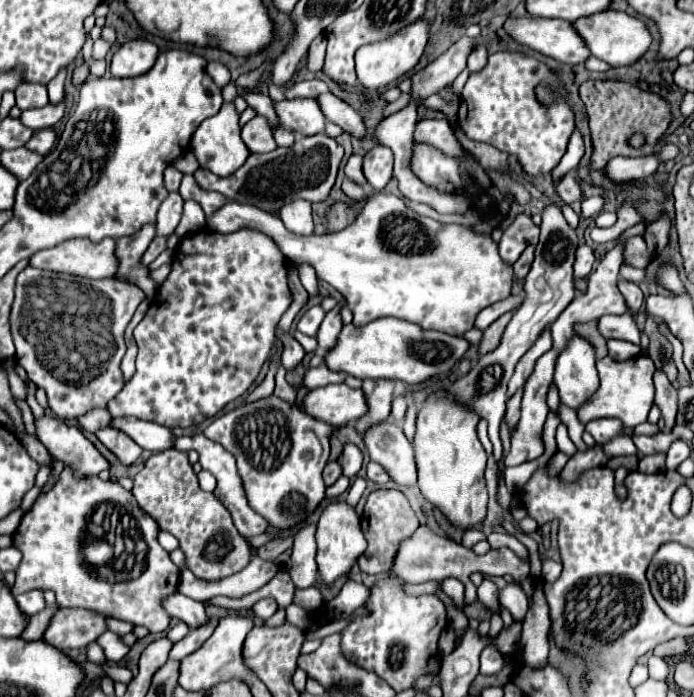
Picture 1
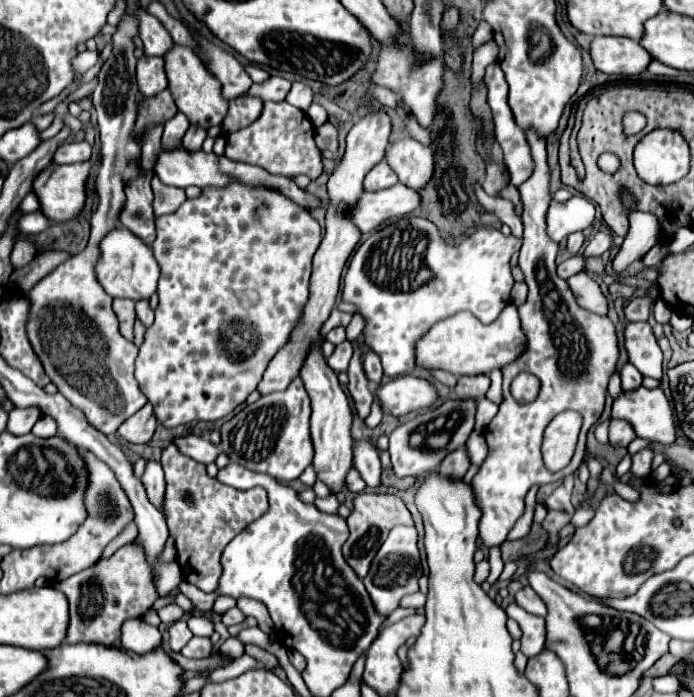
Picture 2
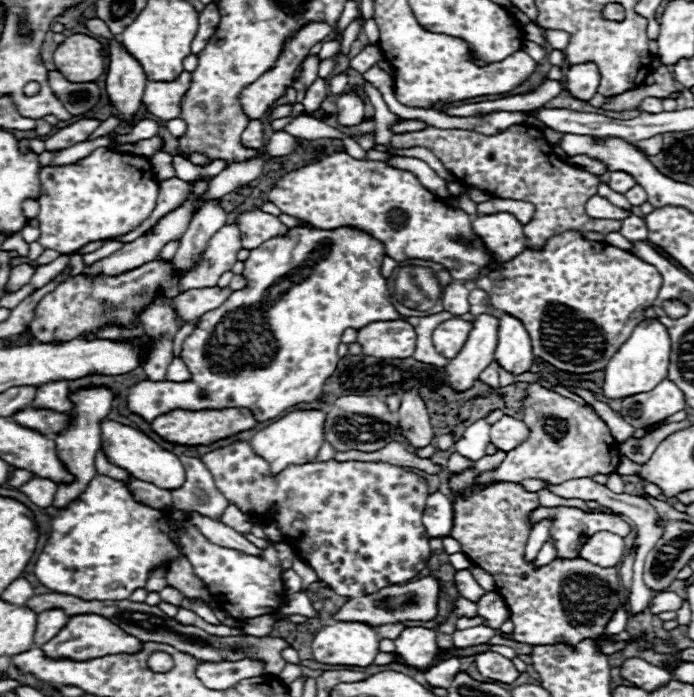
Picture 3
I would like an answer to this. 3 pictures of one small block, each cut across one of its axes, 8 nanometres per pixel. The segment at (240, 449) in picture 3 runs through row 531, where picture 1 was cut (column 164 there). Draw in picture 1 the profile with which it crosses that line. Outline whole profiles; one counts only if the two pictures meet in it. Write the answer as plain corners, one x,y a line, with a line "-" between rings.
202,228
186,234
174,250
168,278
158,286
150,310
134,330
138,344
136,372
108,404
108,412
114,418
136,416
168,428
188,428
216,416
254,384
262,364
270,358
276,342
276,326
290,304
288,260
268,234
250,228
230,234

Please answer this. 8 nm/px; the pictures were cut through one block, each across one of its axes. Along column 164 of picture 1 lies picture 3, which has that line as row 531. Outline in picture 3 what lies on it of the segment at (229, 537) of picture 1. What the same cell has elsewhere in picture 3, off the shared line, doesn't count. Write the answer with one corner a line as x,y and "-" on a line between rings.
496,450
492,456
484,456
478,462
474,462
474,468
454,472
450,478
450,490
454,494
454,524
450,530
450,536
462,544
462,552
472,560
474,566
484,568
488,574
492,574
496,582
496,592
504,598
512,622
514,632
502,634
502,638
526,642
532,646
544,646
544,644
576,644
584,638
598,638
604,632
604,626
612,618
614,610
618,608
622,600
622,588
616,568
602,568
594,566
592,562
586,562
584,558
554,558
550,564
536,568
534,562
524,560
524,548
528,542
528,534
532,530
530,526
530,514
540,506
538,494
526,492
520,482
494,482
478,490
474,486
474,480
488,470
496,470
502,460
506,458
506,452

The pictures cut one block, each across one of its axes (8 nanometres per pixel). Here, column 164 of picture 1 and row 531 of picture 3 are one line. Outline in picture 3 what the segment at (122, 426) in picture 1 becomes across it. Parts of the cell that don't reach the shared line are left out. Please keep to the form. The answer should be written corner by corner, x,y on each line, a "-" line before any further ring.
434,492
426,500
422,522
426,526
426,532
430,538
442,538
450,534
452,526
452,504
448,496
442,492

